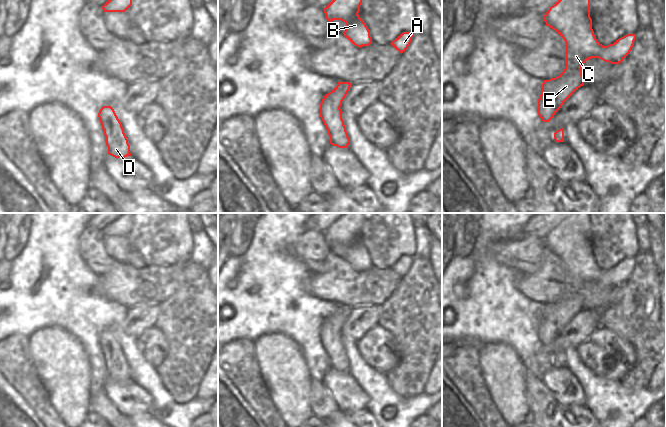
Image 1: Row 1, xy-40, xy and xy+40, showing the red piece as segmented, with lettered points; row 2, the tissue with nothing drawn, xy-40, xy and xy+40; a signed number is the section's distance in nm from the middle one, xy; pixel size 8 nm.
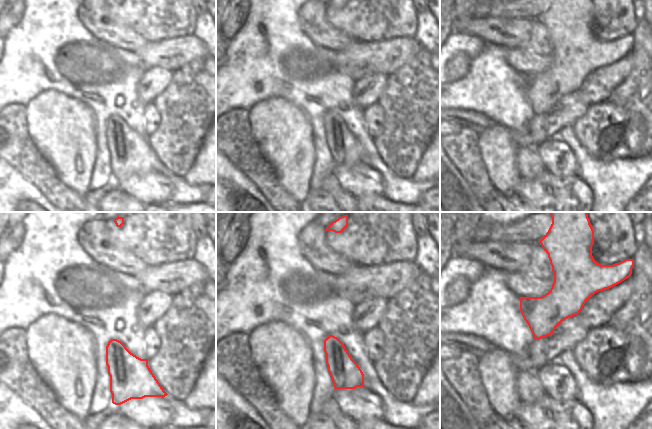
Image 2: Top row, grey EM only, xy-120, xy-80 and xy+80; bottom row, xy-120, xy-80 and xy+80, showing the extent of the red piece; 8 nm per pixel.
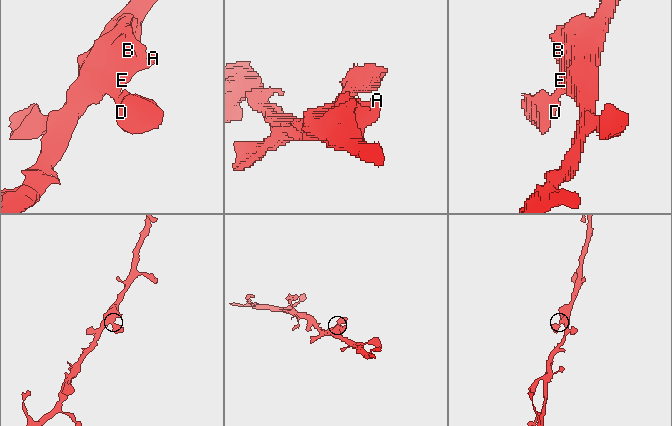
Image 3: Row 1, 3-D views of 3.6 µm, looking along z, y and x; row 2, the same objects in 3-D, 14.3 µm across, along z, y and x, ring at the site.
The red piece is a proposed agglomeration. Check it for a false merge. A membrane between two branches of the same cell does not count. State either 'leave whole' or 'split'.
leave whole

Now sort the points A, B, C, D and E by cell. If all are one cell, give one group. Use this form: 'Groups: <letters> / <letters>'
Groups: A B C D E

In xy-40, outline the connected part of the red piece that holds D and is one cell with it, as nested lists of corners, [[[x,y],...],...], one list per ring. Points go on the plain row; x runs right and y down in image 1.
[[[103,330],[98,341],[106,361],[108,378],[115,382],[131,380],[128,363],[114,333],[111,330]]]

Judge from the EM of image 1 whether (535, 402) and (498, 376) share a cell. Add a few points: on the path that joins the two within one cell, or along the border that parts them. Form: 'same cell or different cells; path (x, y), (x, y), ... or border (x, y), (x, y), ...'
different cells; border (527, 373), (526, 400), (530, 413)

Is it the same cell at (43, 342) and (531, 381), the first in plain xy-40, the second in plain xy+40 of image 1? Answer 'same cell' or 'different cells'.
different cells

